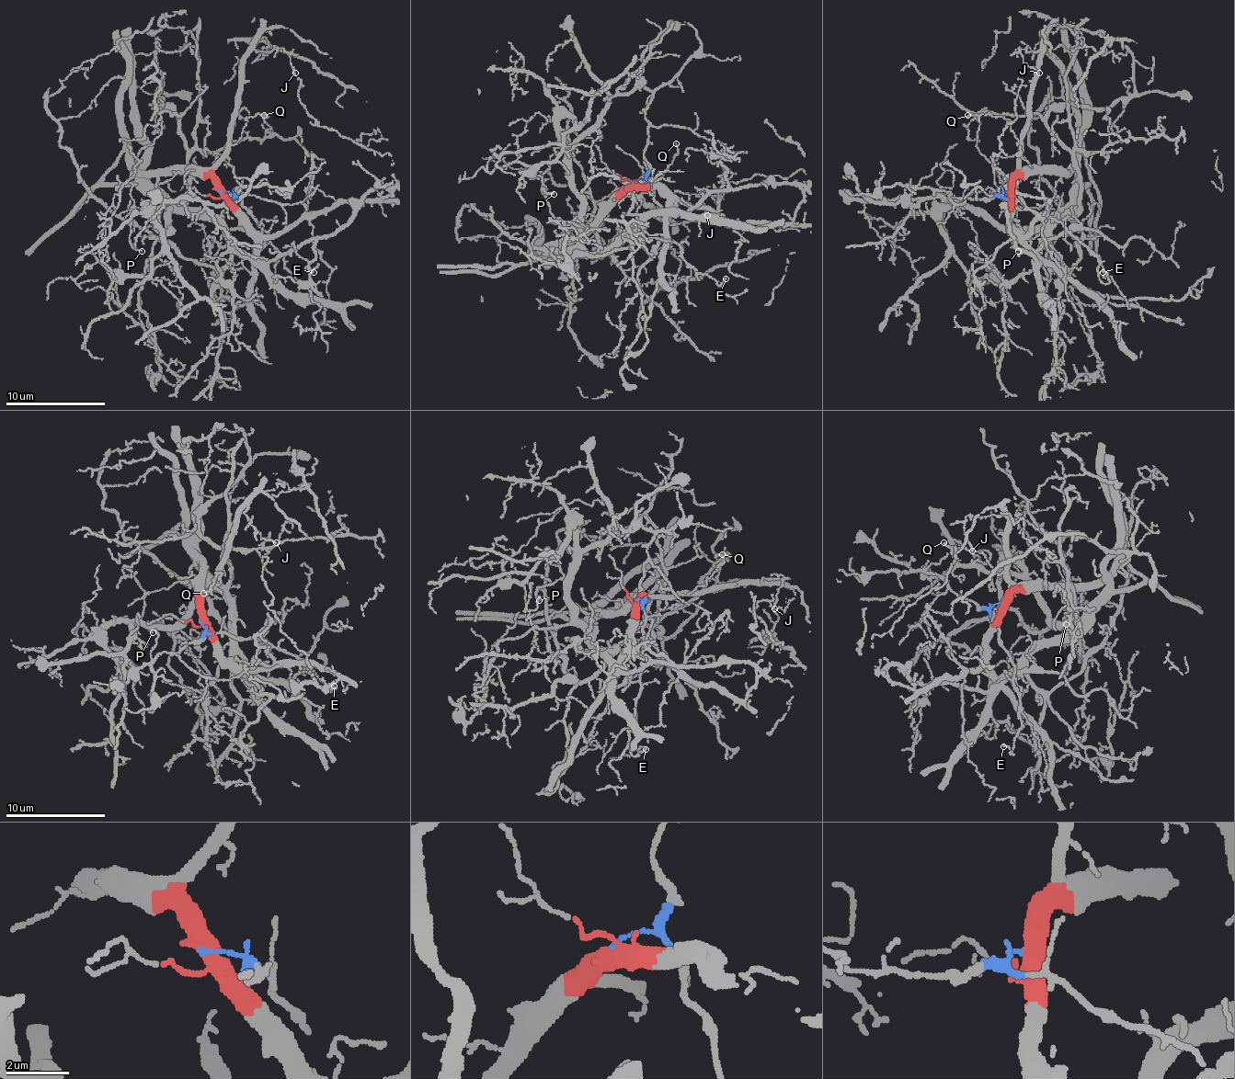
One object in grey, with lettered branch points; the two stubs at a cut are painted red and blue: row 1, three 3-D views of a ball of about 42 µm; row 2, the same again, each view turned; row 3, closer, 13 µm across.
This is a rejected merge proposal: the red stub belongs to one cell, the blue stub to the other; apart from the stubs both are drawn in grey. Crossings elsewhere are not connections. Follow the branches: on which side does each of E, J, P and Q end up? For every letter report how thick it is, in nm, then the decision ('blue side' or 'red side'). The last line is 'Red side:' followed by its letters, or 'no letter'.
E: calibre 130 nm; blue side
J: calibre 130 nm; red side
P: calibre 120 nm; red side
Q: calibre 130 nm; red side
Red side: J, P, Q

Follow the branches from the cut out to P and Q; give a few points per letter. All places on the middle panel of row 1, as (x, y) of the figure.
P: (632, 186), (574, 235), (554, 218), (542, 188), (554, 193)
Q: (632, 186), (626, 193), (651, 193), (674, 158), (676, 143)

